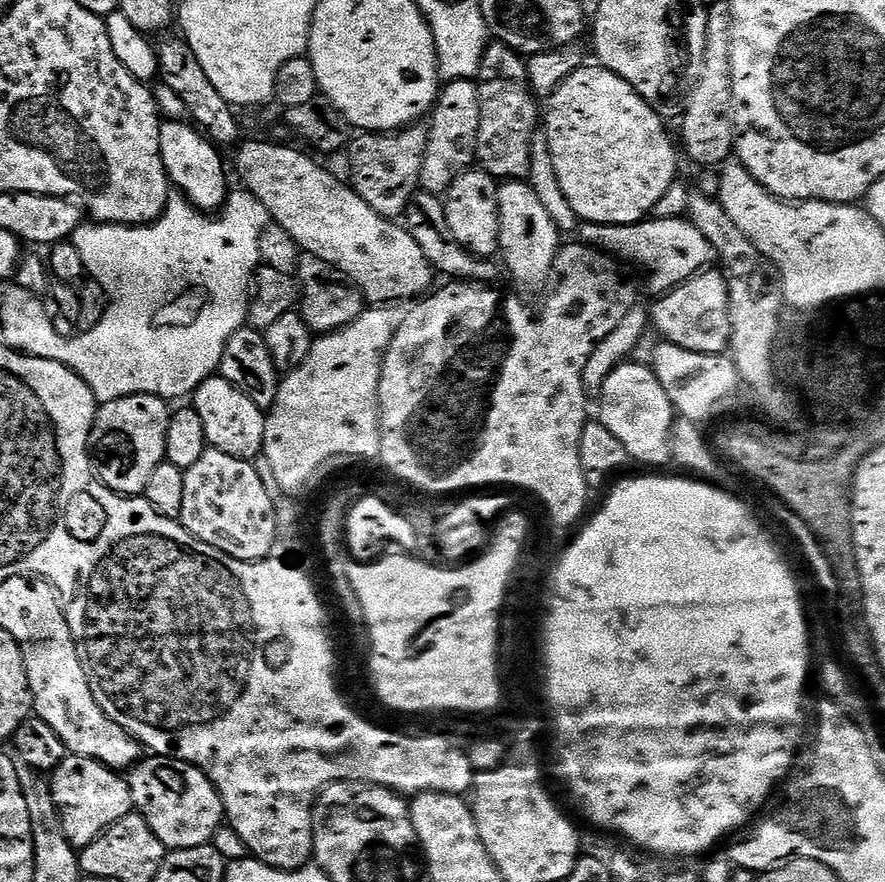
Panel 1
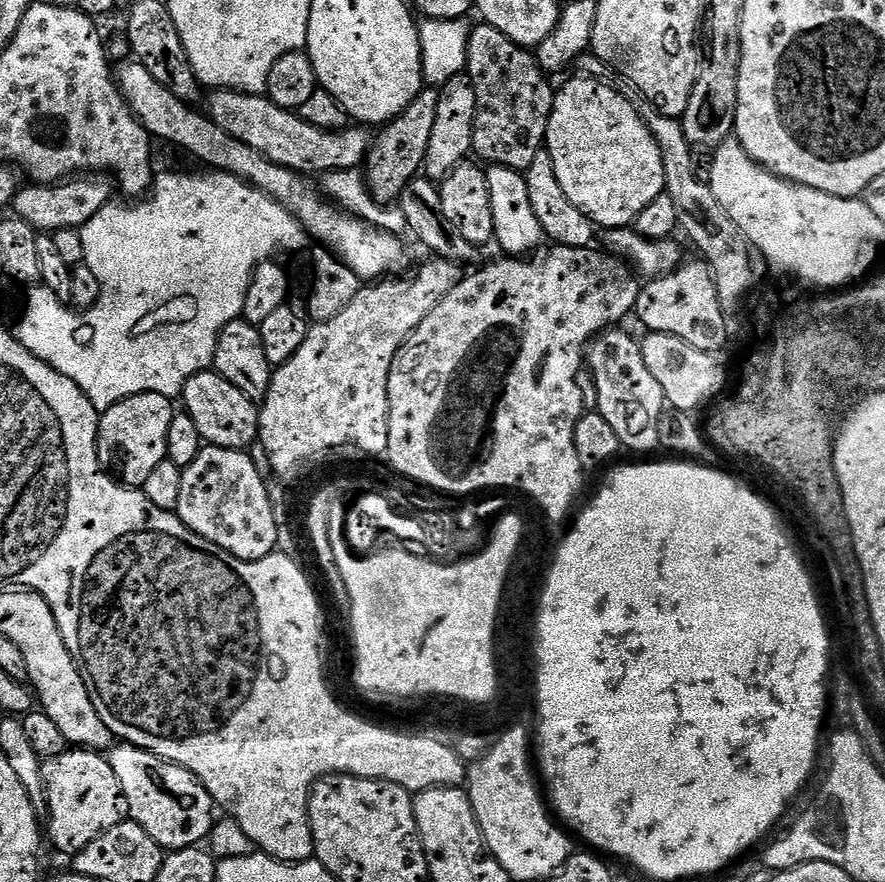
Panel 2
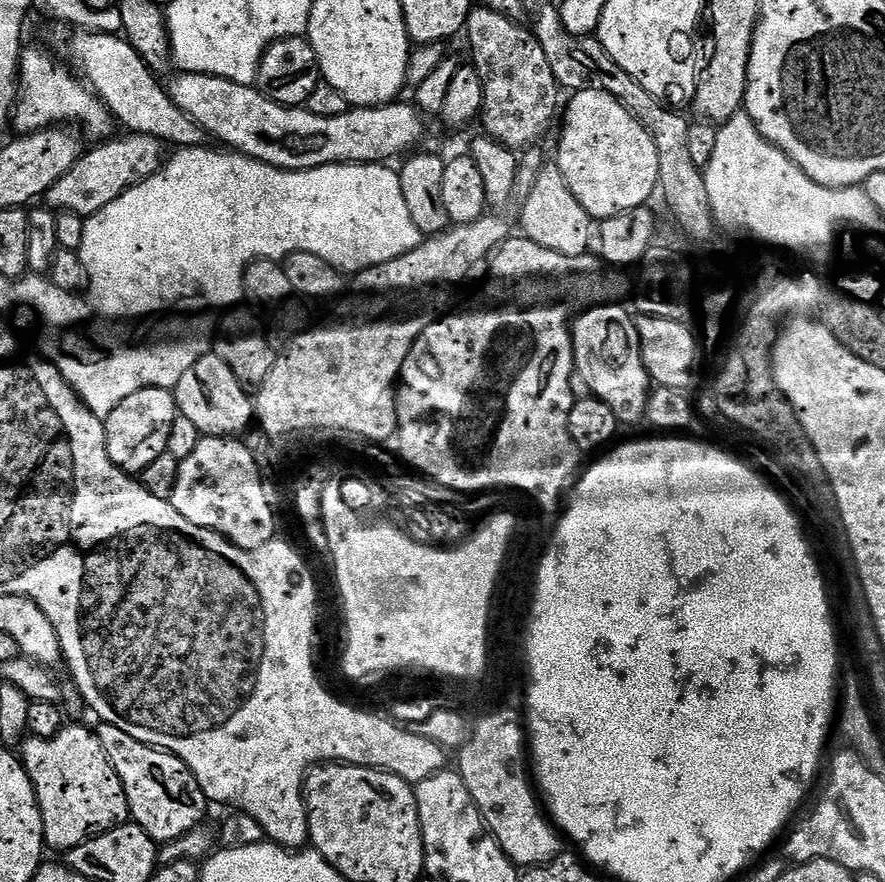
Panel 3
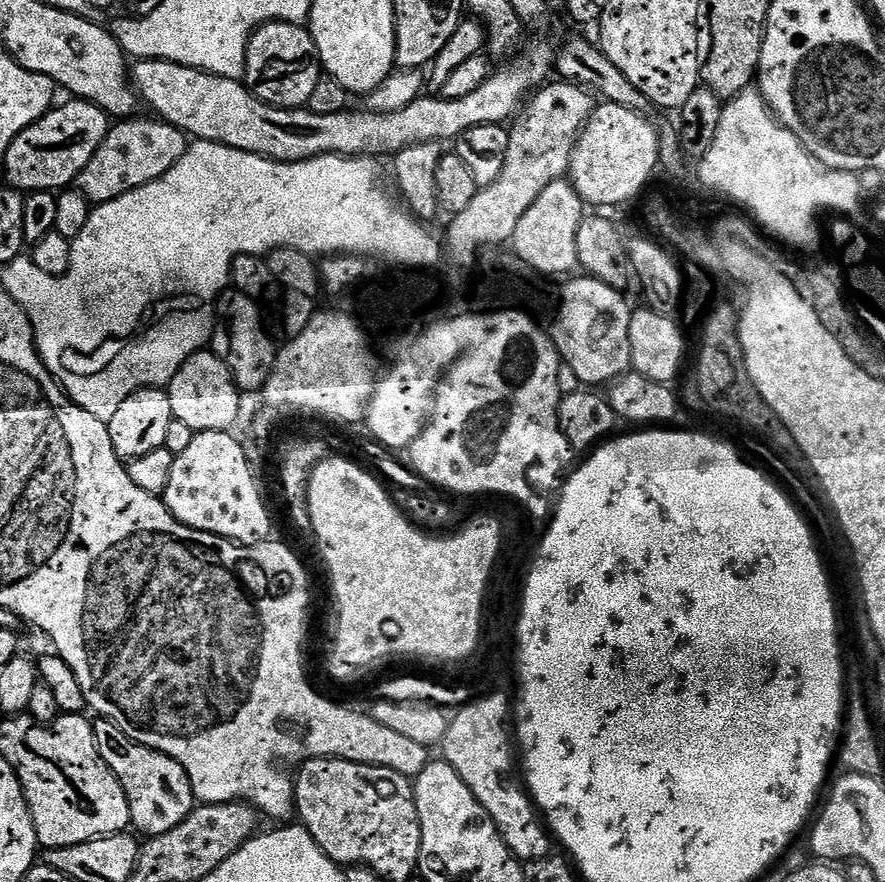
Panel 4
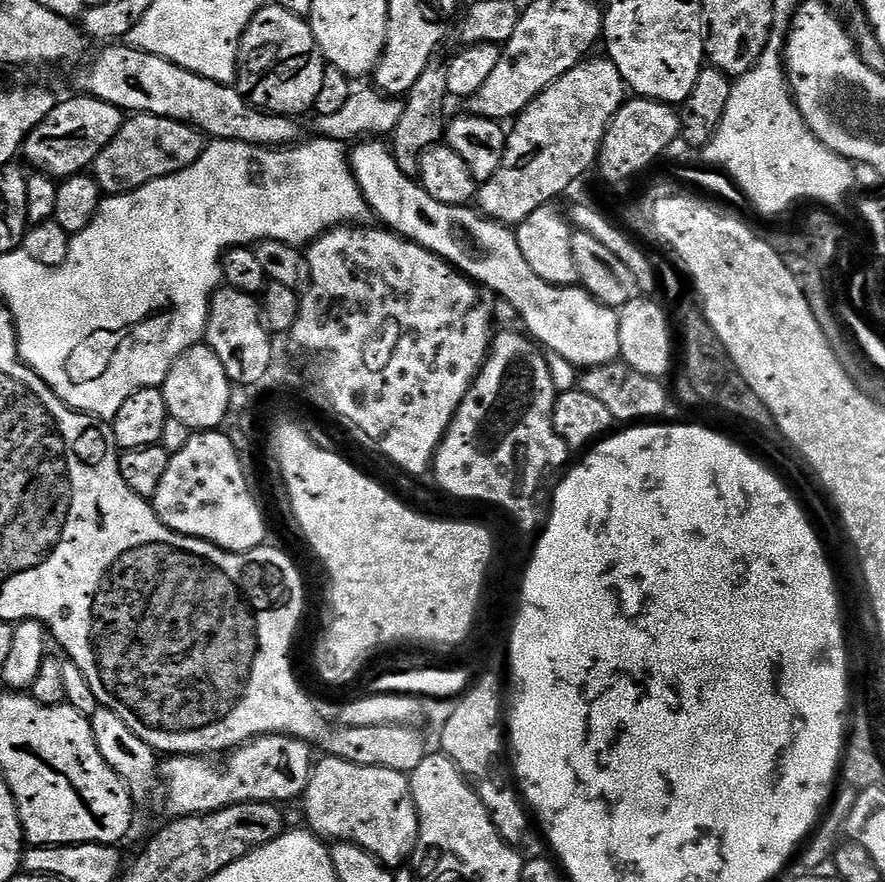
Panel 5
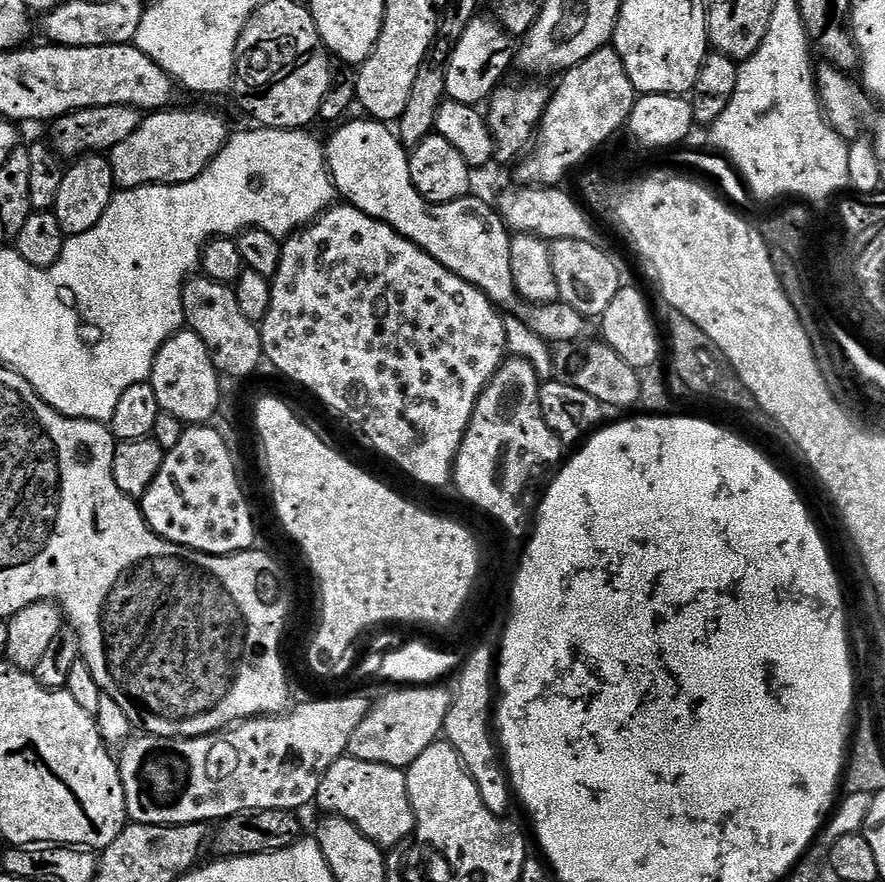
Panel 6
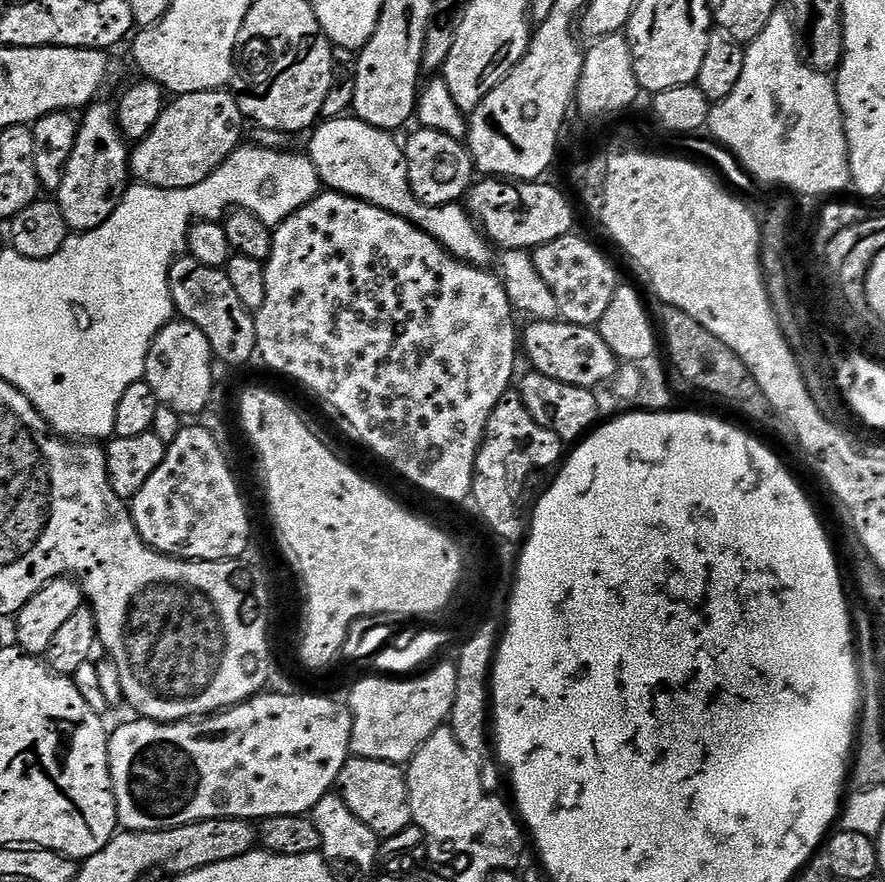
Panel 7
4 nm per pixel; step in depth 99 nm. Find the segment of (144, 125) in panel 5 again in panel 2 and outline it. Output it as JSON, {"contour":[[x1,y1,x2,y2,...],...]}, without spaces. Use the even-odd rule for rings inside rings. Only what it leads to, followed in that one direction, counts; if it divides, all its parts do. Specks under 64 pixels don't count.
{"contour":[[77,174,54,184,28,182,25,185,17,191,10,208,40,234,54,234,63,228,83,228,94,214,98,214,98,210,105,208,113,199,112,188,114,192,113,181,100,174]]}

